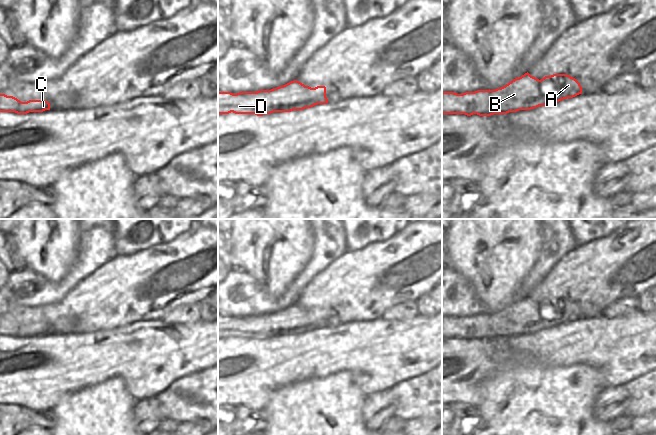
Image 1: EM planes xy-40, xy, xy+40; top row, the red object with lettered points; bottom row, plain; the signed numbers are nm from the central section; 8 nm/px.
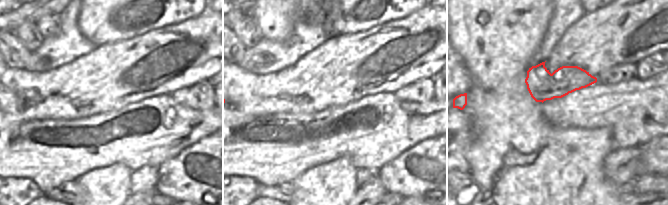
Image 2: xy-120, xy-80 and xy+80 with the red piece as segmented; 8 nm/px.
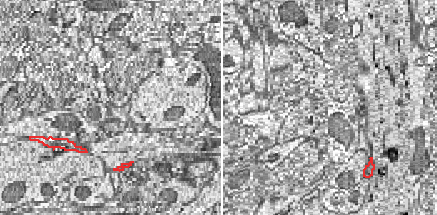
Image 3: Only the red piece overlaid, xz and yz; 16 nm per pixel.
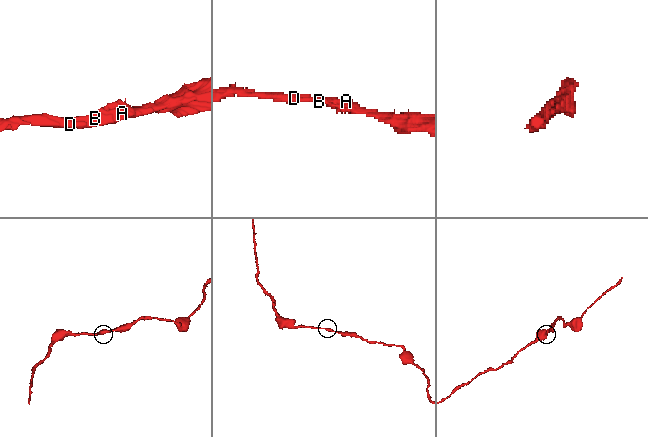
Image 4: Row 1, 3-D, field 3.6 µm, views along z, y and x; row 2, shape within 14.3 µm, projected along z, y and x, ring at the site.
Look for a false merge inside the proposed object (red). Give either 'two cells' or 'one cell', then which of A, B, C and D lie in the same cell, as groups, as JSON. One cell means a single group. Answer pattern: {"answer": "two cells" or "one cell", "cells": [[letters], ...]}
{"answer": "one cell", "cells": [["A", "B", "C", "D"]]}

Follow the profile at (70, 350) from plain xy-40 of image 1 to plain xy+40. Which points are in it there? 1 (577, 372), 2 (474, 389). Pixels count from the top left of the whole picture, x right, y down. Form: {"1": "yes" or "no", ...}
{"1": "no", "2": "yes"}

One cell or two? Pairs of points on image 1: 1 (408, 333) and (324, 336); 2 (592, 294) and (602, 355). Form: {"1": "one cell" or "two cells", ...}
{"1": "one cell", "2": "two cells"}

